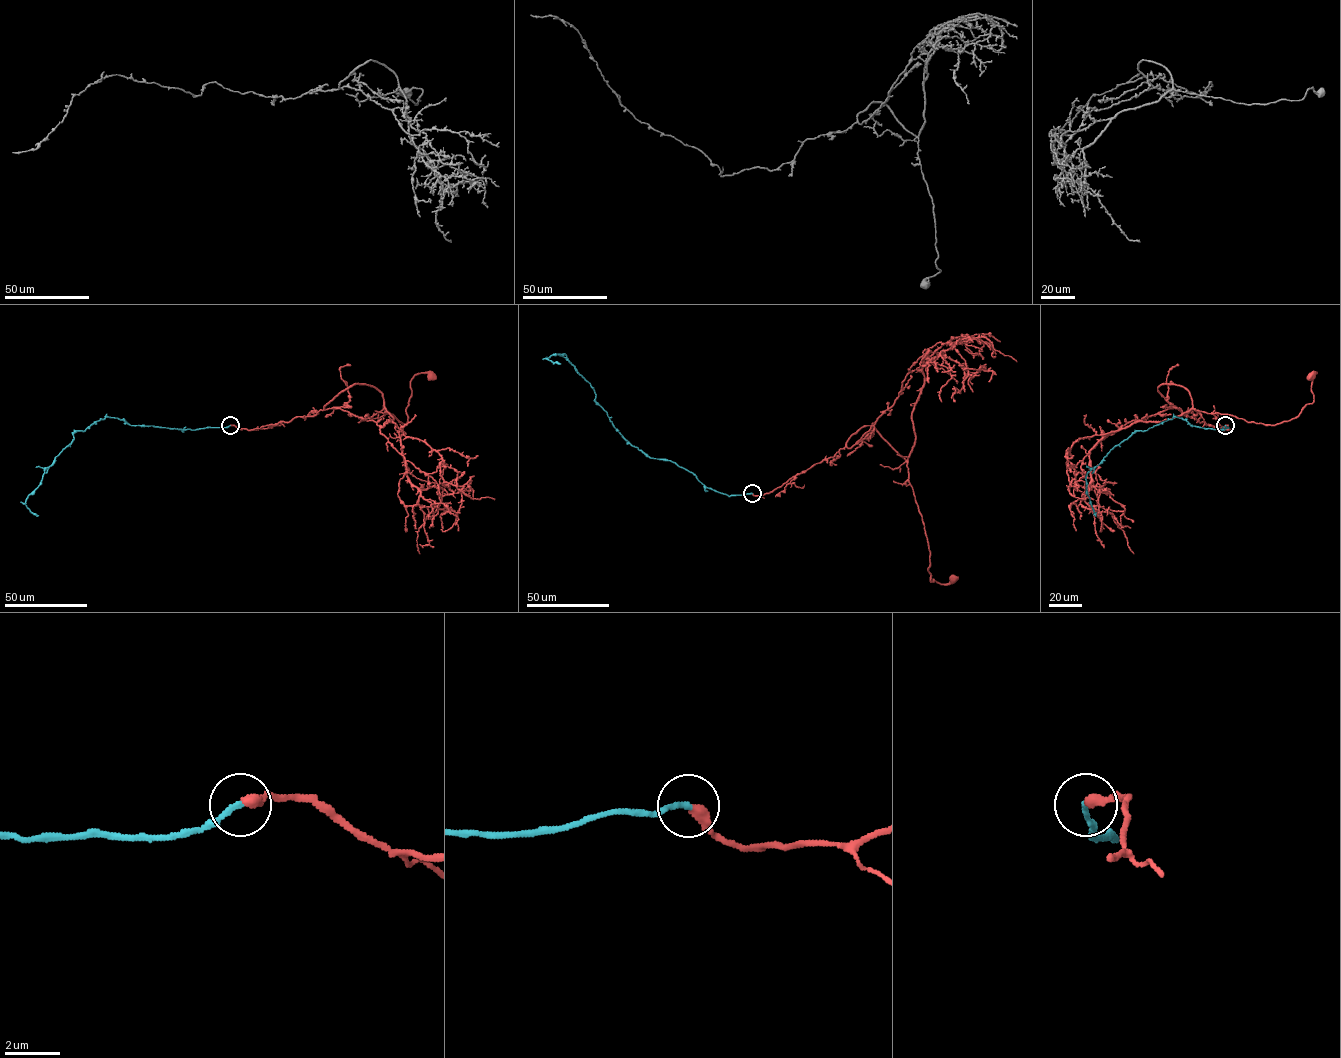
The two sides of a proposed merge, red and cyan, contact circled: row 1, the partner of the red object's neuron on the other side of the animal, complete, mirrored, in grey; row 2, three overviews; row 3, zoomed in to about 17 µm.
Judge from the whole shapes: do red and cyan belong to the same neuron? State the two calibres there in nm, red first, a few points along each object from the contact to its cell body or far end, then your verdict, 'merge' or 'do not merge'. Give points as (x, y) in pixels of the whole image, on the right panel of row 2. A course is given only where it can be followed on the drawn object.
400 nm thick on the red side, 200 nm on the other; red runs (1225, 425), (1185, 416), (1157, 388), (1175, 384), (1193, 409), (1275, 425), (1313, 401), (1316, 373), (1310, 377); cyan runs (1225, 425), (1224, 430), (1205, 428), (1174, 417), (1135, 432), (1086, 476), (1086, 493), (1096, 515); merge

